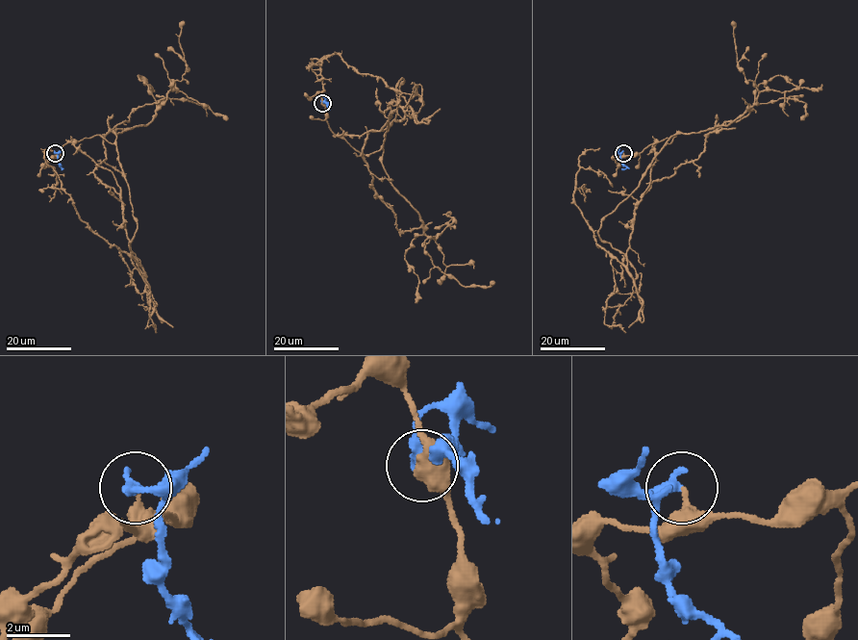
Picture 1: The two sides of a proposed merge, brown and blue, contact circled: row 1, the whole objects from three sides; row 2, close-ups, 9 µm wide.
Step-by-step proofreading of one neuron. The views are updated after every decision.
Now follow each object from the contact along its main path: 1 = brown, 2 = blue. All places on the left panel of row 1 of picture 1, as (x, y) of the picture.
1: (55, 153), (59, 156), (68, 142), (113, 174), (131, 253), (140, 265), (79, 217), (52, 167), (54, 186)
2: (55, 153), (63, 168)

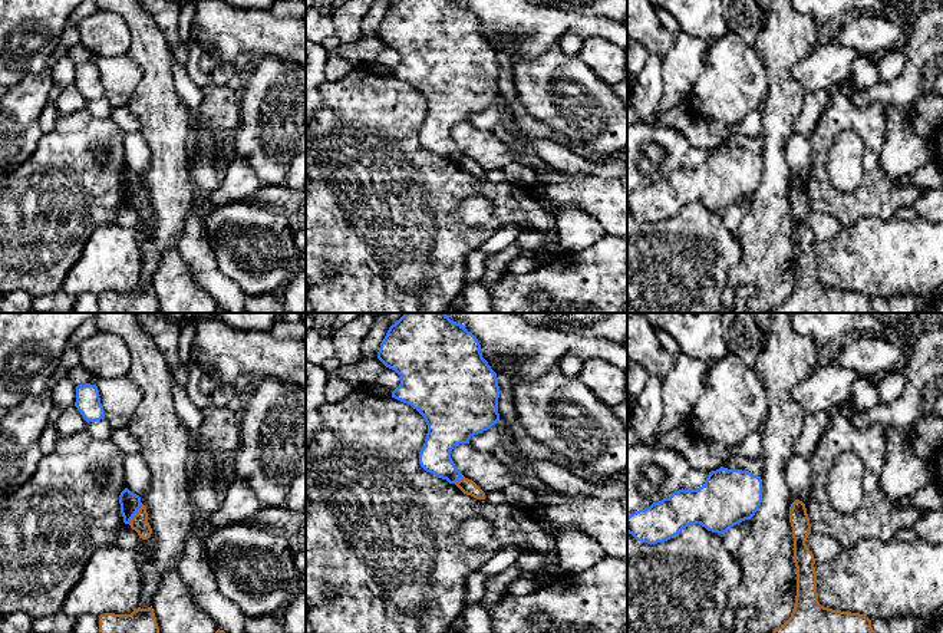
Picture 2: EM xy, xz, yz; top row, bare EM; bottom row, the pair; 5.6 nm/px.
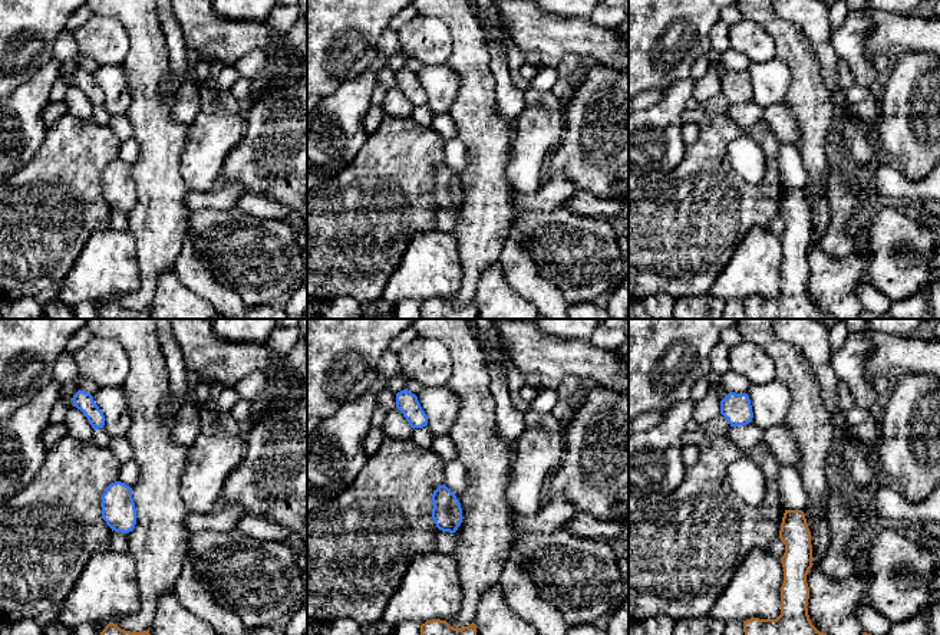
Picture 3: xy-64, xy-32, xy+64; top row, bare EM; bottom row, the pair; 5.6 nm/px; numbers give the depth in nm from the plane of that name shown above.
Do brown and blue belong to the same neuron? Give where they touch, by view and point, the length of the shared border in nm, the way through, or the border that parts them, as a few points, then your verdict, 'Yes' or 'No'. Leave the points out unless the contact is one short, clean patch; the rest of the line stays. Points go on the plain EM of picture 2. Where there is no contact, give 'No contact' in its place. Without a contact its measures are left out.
Touches brown at xy (135, 193). Shared border 140 nm. Path across: xy (139, 201), (135, 193), (129, 181). Yes

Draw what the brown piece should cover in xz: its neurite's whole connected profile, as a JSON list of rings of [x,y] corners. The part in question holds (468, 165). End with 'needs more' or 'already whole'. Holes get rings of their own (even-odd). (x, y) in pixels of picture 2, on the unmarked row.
[[[396,0],[382,19],[377,37],[400,55],[400,63],[392,70],[392,76],[416,88],[428,103],[426,118],[419,131],[421,145],[455,162],[464,172],[485,178],[485,171],[472,158],[465,156],[451,136],[451,129],[456,123],[469,122],[474,113],[482,112],[499,99],[497,52],[482,36],[478,17],[456,0]]] | needs more

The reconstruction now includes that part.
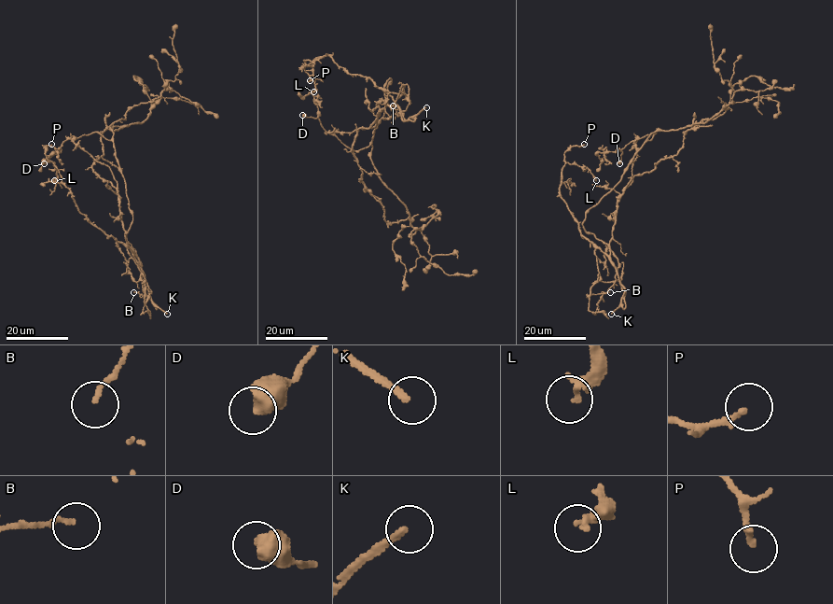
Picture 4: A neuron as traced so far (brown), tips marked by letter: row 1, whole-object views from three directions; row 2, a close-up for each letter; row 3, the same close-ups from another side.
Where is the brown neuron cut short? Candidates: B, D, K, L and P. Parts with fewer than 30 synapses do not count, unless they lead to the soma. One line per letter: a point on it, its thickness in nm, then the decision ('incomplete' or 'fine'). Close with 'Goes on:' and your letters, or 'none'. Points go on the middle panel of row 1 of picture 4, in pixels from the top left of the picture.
B: (393, 105) | 140 nm | fine
D: (302, 115) | 650 nm | fine
K: (426, 107) | 200 nm | incomplete
L: (313, 91) | 260 nm | fine
P: (310, 80) | 200 nm | incomplete
Goes on: K, P

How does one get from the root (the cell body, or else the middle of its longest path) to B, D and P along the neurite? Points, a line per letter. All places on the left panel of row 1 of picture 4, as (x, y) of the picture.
B: (125, 190), (132, 214), (125, 240), (136, 255), (130, 248), (127, 251), (145, 280), (145, 294), (133, 292)
D: (125, 190), (114, 144), (96, 132), (68, 138), (44, 163)
P: (125, 190), (132, 214), (125, 240), (136, 255), (78, 210), (47, 158), (46, 146), (51, 144)

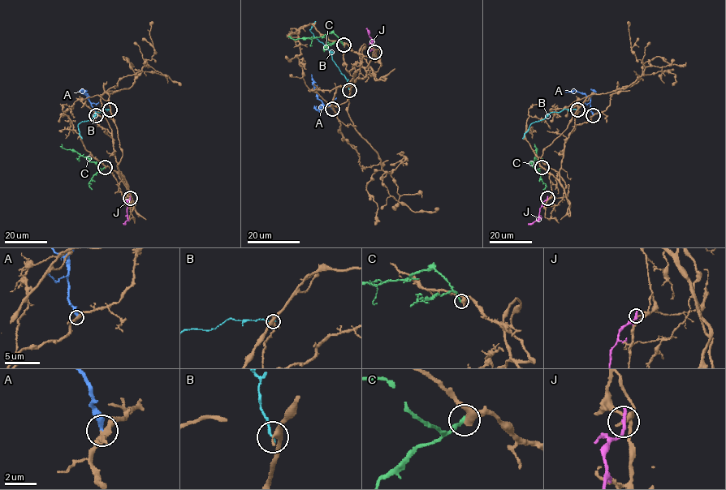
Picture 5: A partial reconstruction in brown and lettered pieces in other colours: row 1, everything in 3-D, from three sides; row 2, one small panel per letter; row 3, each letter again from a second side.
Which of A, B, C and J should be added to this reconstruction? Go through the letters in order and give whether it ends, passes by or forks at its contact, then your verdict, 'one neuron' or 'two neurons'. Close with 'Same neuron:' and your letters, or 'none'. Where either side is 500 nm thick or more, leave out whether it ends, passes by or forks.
A: it ends | one neuron
B: it ends | two neurons
C: it ends | two neurons
J: it ends | two neurons
Same neuron: A

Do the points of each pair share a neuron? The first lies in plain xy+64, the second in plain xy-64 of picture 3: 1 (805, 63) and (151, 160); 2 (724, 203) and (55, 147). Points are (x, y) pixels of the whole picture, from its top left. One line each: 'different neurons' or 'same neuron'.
1: same neuron
2: same neuron

